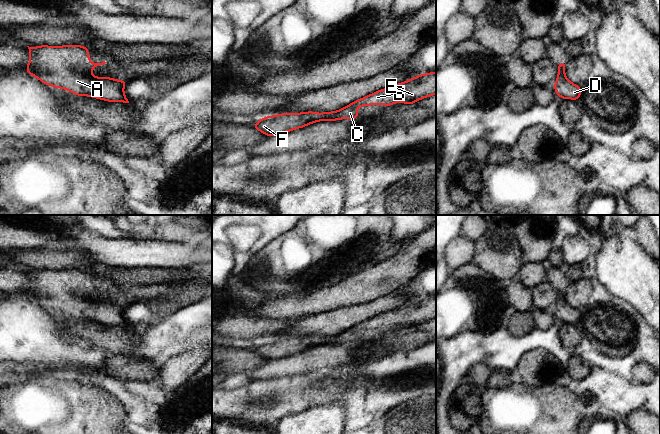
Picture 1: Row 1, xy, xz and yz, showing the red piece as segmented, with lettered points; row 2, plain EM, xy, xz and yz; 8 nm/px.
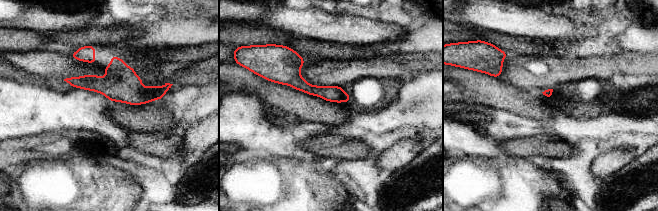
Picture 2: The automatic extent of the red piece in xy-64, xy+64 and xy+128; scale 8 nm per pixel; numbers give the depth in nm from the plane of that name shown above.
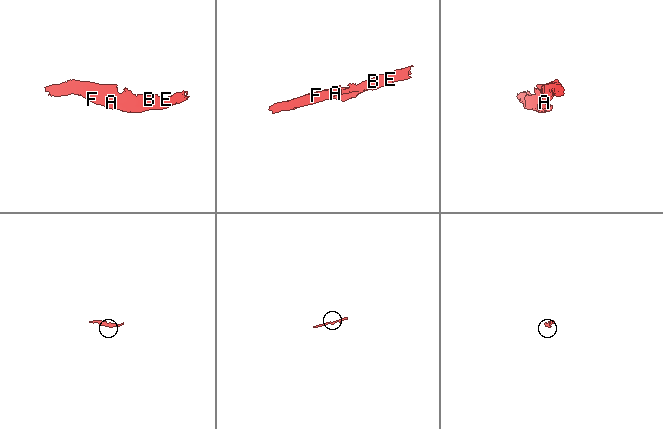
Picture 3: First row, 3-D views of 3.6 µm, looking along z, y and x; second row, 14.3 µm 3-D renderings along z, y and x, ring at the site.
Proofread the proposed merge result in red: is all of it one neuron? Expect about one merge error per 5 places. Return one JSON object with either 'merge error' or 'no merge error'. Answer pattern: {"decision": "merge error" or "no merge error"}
{"decision": "no merge error"}

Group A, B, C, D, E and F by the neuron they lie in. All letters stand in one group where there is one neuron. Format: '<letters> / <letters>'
A B C D E F

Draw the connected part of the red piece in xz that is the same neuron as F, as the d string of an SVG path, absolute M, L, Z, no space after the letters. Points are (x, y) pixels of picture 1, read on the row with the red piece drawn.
M436 71L421 74L412 79L376 91L338 111L317 113L313 111L301 113L283 113L266 116L252 126L269 137L284 132L303 128L318 121L336 121L340 119L357 119L356 109L360 106L382 104L391 106L397 102L410 105L418 100L436 94Z

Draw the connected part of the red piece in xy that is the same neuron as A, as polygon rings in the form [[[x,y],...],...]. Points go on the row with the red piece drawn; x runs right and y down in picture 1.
[[[75,44],[63,46],[41,45],[38,47],[27,47],[29,49],[30,61],[26,66],[26,72],[38,78],[42,83],[55,88],[68,90],[77,96],[89,96],[108,102],[129,103],[124,94],[124,86],[127,83],[127,80],[122,81],[110,77],[94,77],[91,74],[92,70],[96,66],[104,65],[106,62],[103,61],[102,63],[92,63],[90,58],[87,56],[90,53],[87,47]]]

